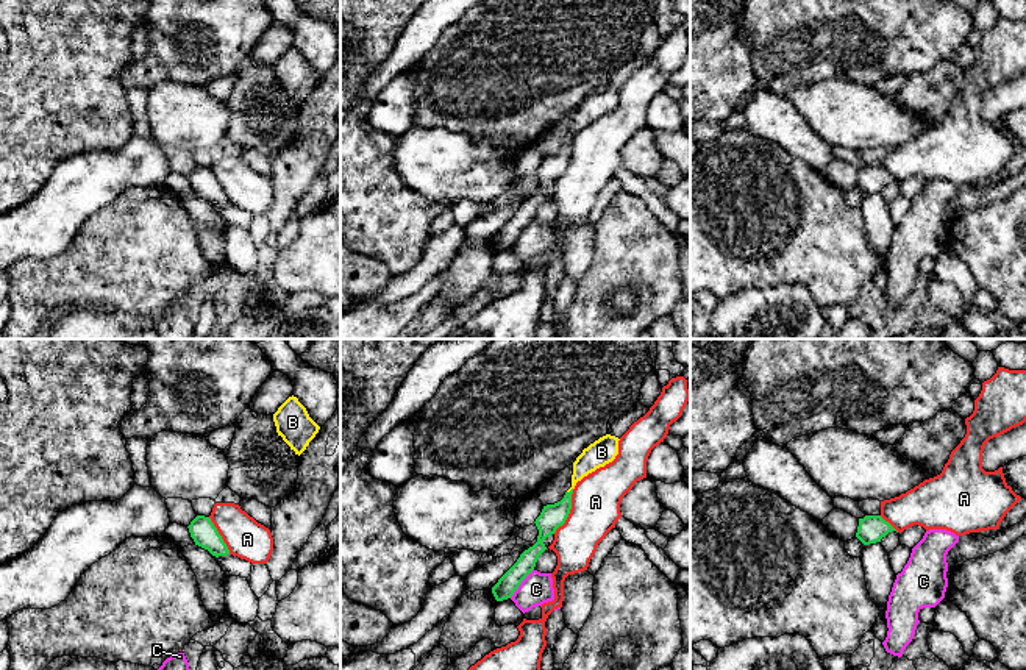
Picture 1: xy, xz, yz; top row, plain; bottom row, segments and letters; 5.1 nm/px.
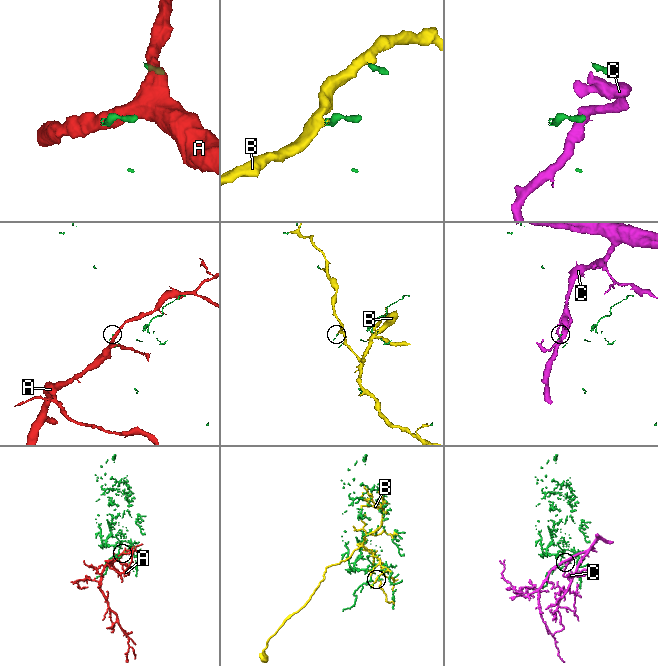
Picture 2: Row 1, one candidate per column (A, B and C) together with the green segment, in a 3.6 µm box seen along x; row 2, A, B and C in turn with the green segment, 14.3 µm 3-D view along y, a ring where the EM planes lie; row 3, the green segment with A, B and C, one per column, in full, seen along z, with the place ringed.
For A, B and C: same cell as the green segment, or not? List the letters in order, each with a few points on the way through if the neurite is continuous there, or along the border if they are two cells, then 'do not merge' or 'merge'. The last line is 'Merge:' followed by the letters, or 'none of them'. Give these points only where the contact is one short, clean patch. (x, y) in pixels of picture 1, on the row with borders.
A: do not merge
B: merge
C: do not merge
Merge: B

